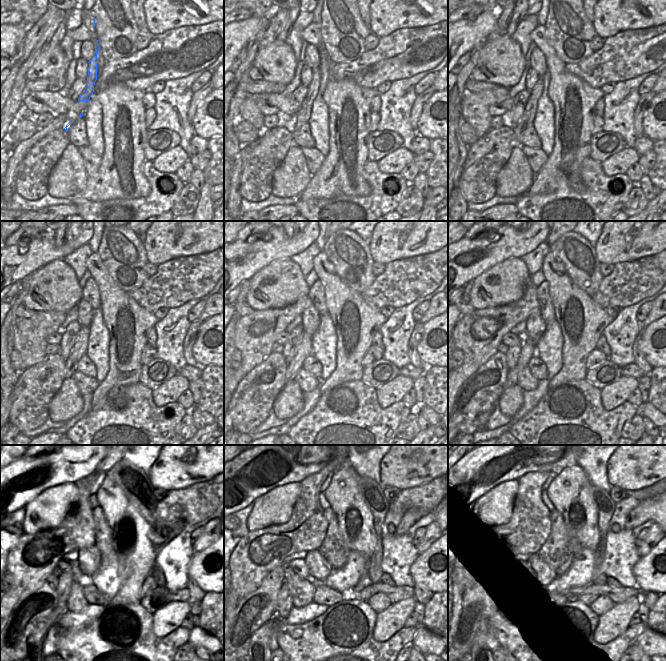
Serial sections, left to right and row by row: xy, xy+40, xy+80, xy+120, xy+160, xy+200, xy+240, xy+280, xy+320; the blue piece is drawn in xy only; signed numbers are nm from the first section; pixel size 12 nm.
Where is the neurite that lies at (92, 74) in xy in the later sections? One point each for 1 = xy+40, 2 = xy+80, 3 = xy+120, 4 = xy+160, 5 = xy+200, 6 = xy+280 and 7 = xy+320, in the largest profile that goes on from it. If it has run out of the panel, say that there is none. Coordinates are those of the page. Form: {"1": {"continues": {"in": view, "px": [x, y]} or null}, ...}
{"1": {"continues": {"in": "xy+40", "px": [303, 114]}}, "2": {"continues": {"in": "xy+80", "px": [527, 119]}}, "3": {"continues": {"in": "xy+120", "px": [79, 349]}}, "4": {"continues": {"in": "xy+160", "px": [304, 348]}}, "5": {"continues": {"in": "xy+200", "px": [528, 348]}}, "6": {"continues": {"in": "xy+280", "px": [258, 648]}}, "7": {"continues": {"in": "xy+320", "px": [480, 648]}}}

